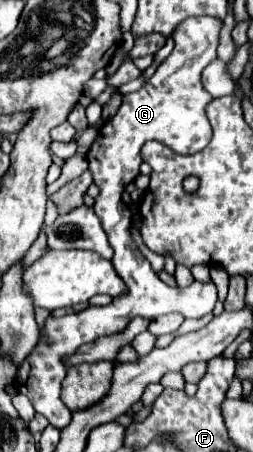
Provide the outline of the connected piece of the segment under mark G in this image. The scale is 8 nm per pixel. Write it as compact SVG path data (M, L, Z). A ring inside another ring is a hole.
M196 16L180 22L180 26L176 26L176 30L172 32L174 50L170 52L170 56L158 66L156 74L138 92L124 94L118 114L102 126L98 138L94 140L86 156L94 176L94 184L100 188L100 194L94 202L94 210L114 250L114 270L124 280L128 290L102 308L88 306L80 314L68 314L62 318L48 316L44 326L46 342L40 342L18 368L18 390L26 394L34 410L46 416L48 422L56 428L66 428L72 418L72 412L60 400L60 382L66 376L62 358L66 354L74 354L82 344L90 344L102 336L124 332L128 322L136 316L154 320L170 312L180 312L186 318L202 318L214 310L214 282L194 282L188 288L170 288L152 272L150 262L138 252L130 238L128 228L132 220L128 206L122 202L122 192L124 186L138 176L138 166L142 164L140 148L146 140L160 140L176 154L196 154L208 146L212 138L212 128L206 118L206 106L212 102L212 96L204 90L200 78L202 70L218 58L216 48L220 44L222 24L224 22L220 18L212 16Z

